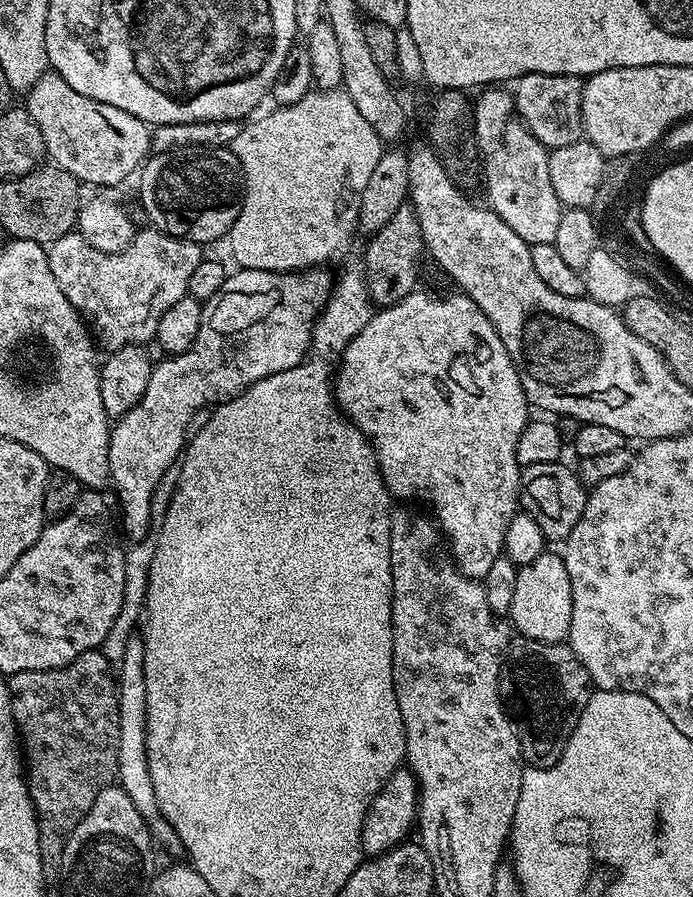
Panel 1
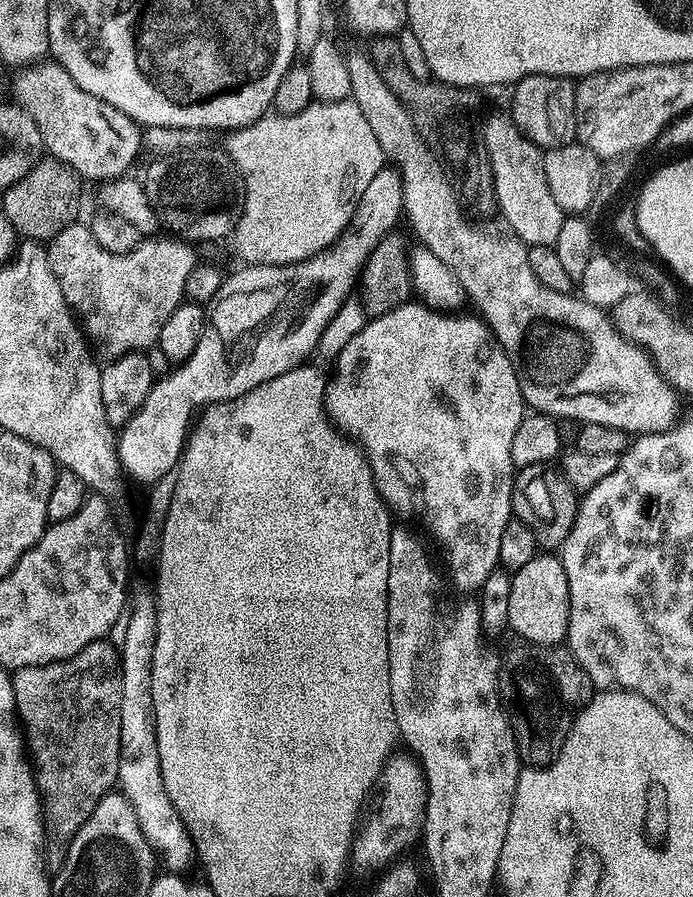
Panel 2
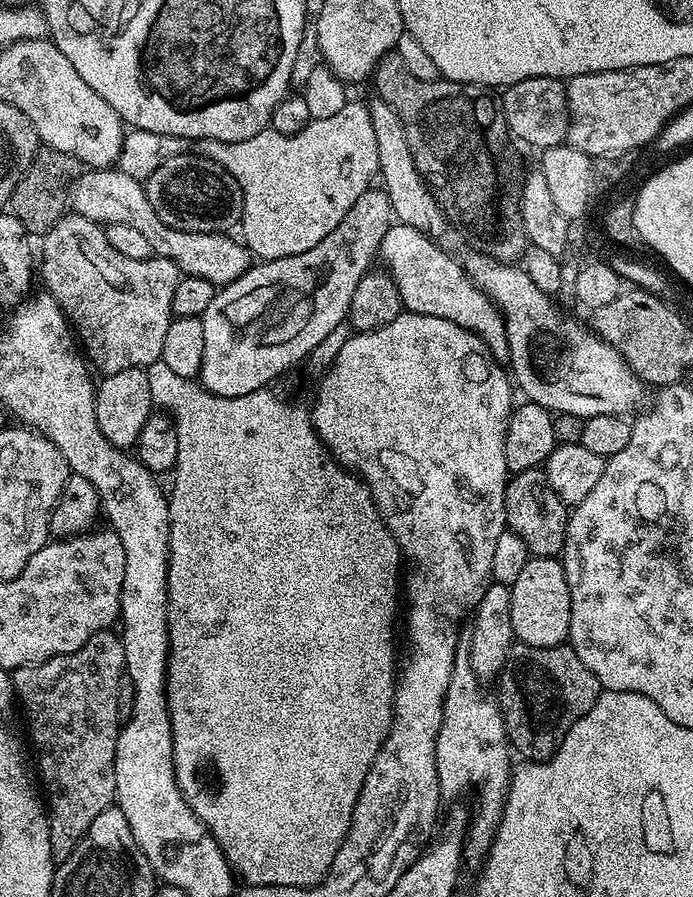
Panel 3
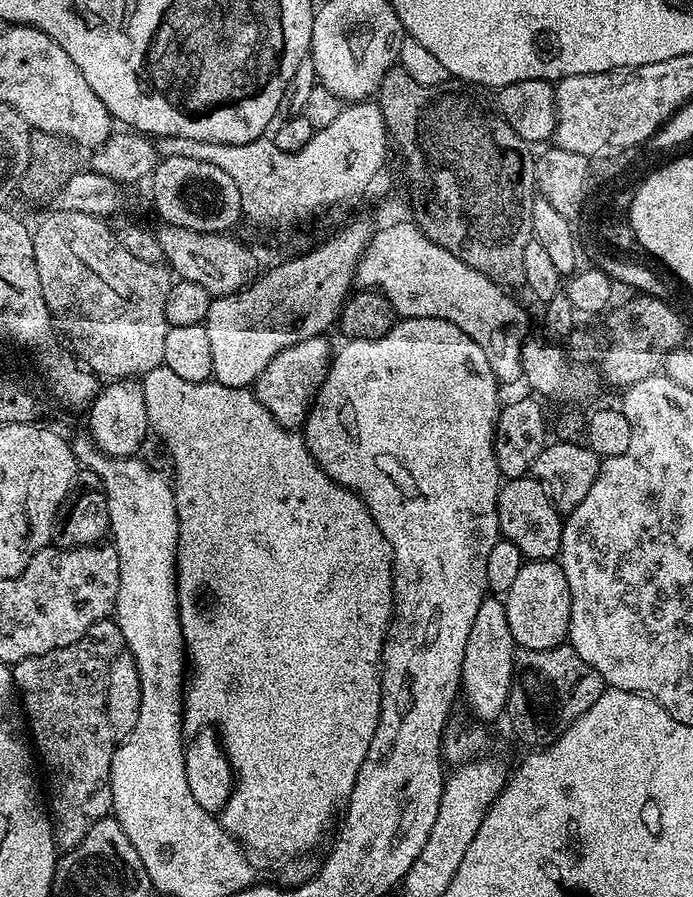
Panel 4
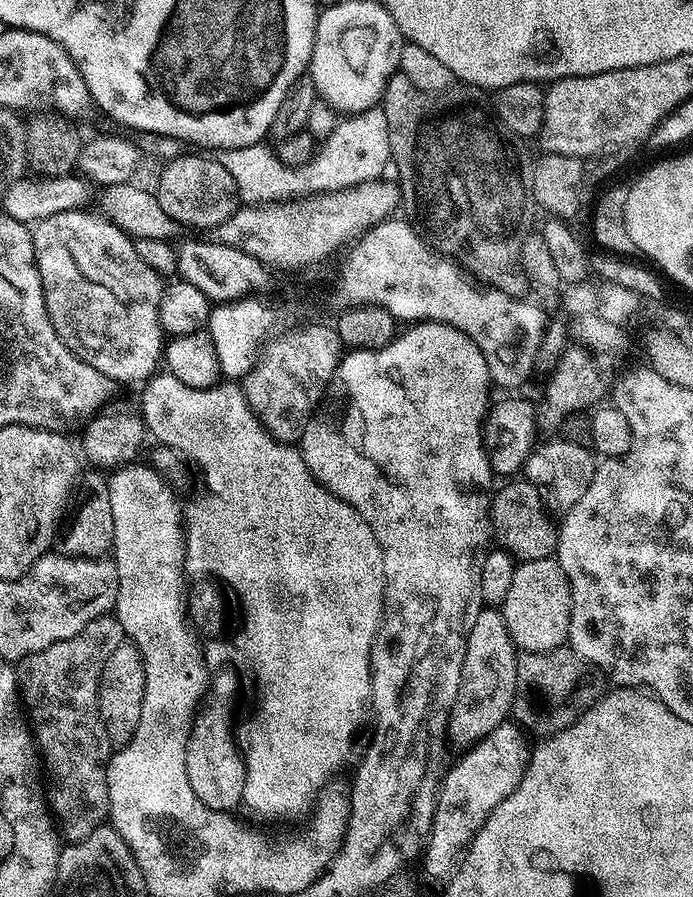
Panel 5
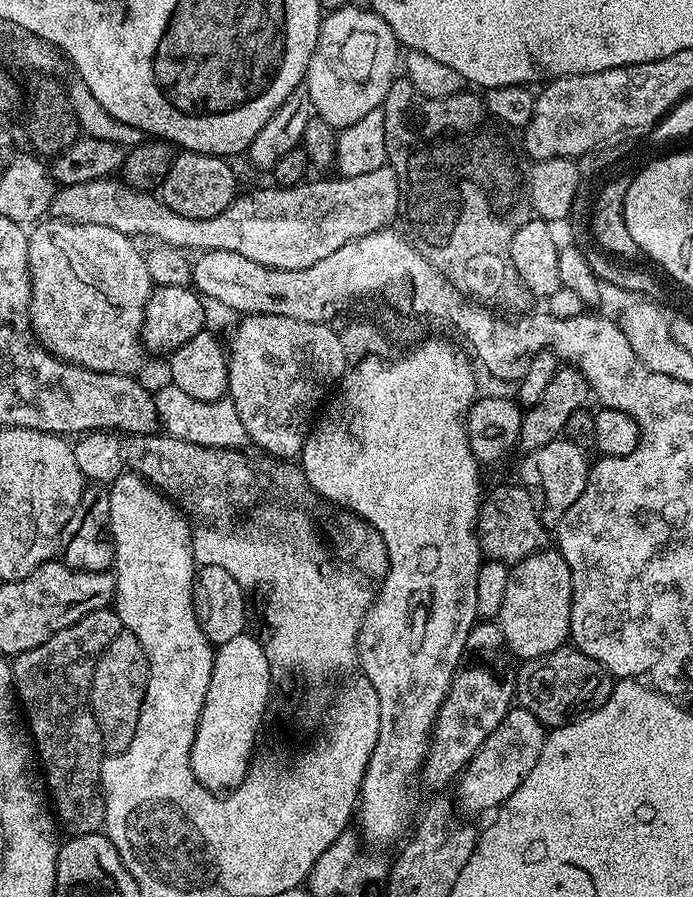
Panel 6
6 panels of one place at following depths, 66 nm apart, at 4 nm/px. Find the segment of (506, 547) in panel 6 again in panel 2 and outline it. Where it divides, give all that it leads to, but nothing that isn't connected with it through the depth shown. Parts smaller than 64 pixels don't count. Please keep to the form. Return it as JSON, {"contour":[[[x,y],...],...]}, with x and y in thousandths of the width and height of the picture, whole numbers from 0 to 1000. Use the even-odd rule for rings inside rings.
{"contour":[[[772,517],[749,523],[739,538],[739,573],[771,595],[775,608],[785,613],[802,613],[814,605],[828,586],[834,550],[821,542],[814,527],[791,517]]]}

